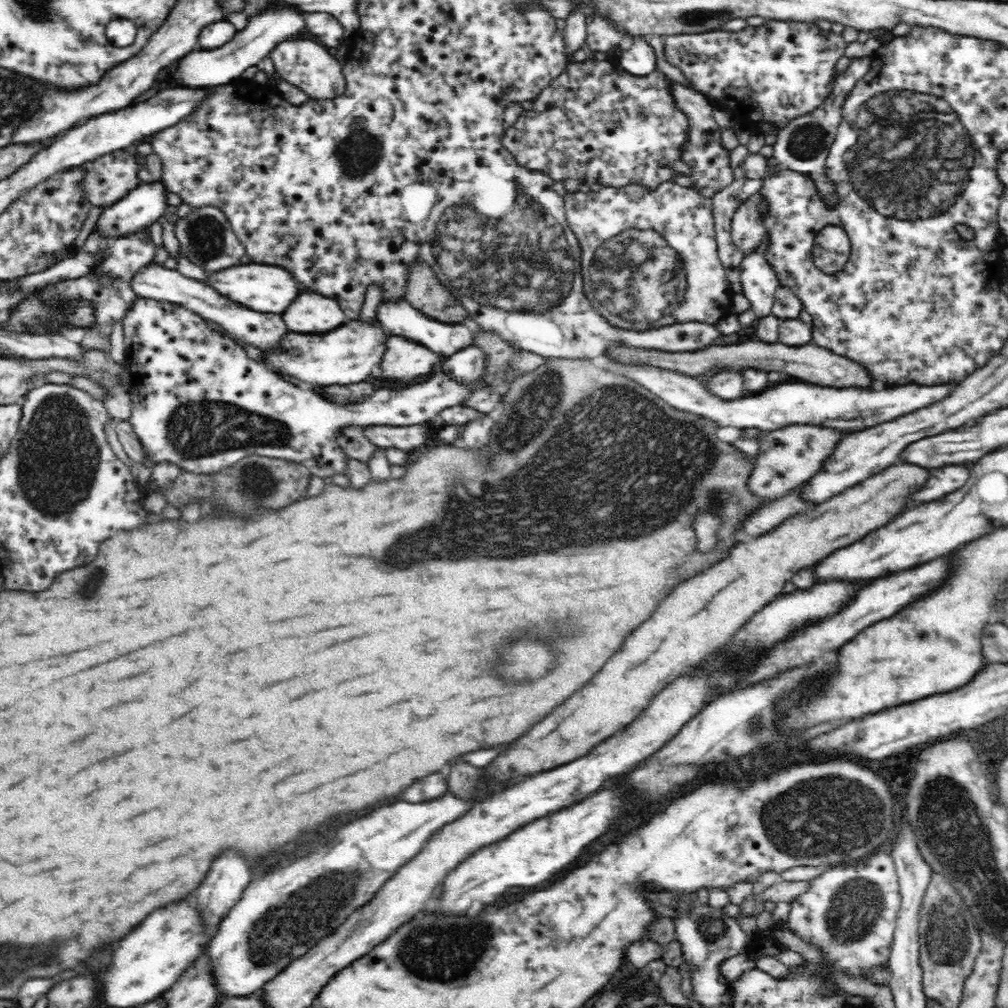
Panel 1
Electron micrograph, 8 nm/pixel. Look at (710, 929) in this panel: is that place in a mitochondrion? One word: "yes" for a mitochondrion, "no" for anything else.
yes

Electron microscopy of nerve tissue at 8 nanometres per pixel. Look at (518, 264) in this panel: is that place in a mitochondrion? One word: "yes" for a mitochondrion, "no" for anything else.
yes

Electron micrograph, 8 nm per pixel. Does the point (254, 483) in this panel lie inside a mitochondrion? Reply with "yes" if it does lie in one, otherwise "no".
yes

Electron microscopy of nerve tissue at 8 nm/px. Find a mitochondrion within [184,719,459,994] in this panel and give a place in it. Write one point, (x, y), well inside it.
(288, 927)

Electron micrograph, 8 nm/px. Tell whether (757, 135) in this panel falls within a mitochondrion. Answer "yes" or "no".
no

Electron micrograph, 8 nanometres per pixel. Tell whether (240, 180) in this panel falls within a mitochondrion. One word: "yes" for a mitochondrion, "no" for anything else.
no

